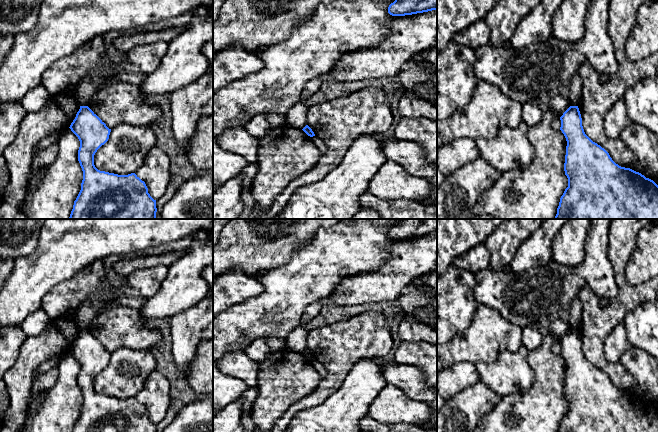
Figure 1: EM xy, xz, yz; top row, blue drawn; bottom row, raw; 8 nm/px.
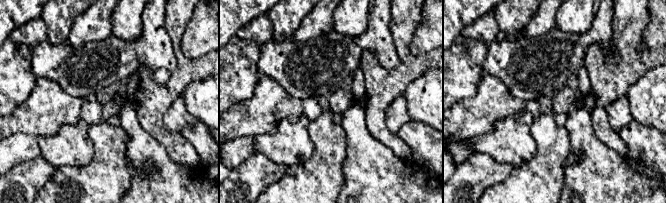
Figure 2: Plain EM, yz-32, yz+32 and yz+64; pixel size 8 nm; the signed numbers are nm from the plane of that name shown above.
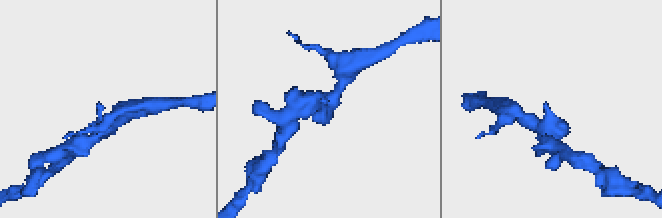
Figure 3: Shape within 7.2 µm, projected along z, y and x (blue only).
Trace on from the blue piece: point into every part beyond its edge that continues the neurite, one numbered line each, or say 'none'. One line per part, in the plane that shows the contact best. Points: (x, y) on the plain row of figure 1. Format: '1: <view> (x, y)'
none

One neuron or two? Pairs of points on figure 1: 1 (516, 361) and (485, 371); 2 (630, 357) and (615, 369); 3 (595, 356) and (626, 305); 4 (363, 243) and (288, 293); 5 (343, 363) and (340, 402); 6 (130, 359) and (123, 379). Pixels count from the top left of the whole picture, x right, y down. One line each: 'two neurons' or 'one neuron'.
1: one neuron
2: two neurons
3: one neuron
4: one neuron
5: two neurons
6: one neuron

